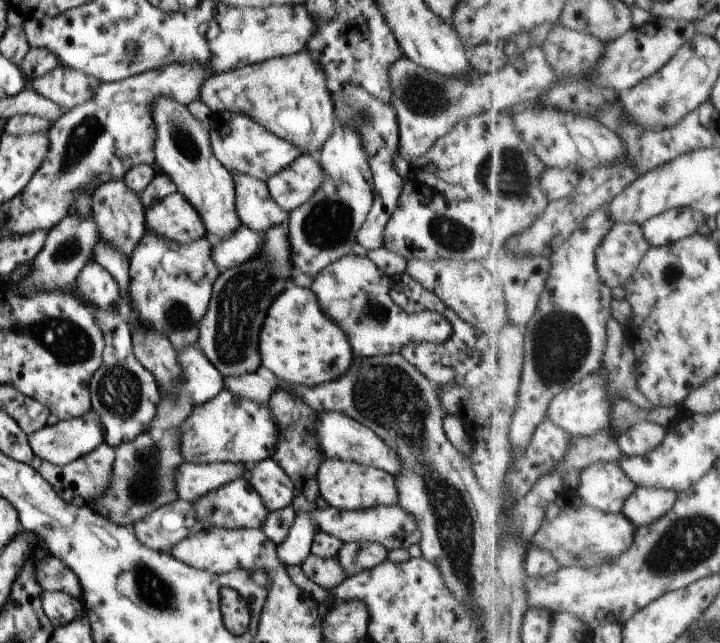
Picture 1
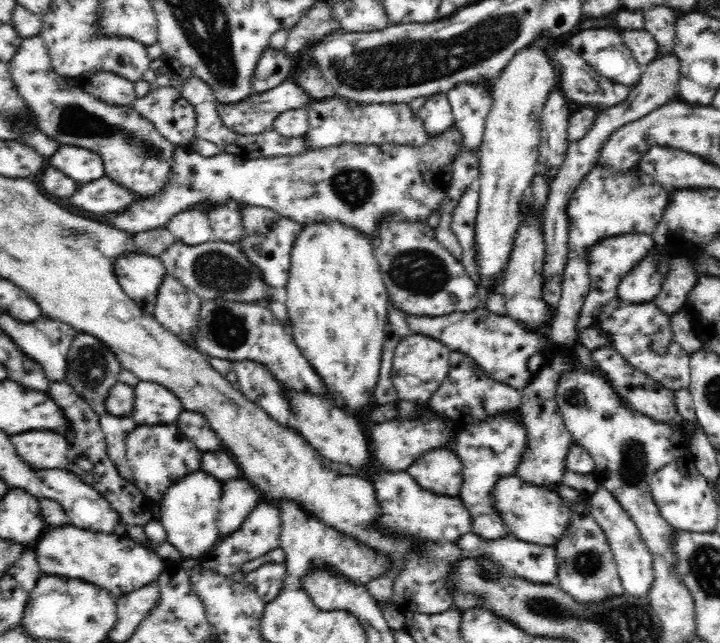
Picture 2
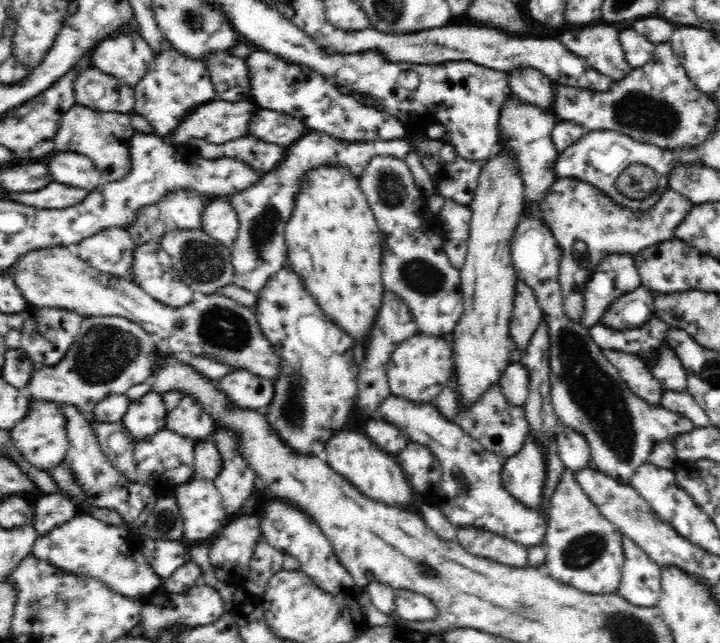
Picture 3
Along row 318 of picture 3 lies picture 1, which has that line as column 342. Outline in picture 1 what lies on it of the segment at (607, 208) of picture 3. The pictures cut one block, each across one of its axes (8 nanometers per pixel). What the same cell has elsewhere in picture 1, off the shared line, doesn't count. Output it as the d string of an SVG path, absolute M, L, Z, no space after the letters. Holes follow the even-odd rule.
M310 553L301 564L304 574L327 590L338 586L345 578L345 572L337 561L337 558L323 559Z

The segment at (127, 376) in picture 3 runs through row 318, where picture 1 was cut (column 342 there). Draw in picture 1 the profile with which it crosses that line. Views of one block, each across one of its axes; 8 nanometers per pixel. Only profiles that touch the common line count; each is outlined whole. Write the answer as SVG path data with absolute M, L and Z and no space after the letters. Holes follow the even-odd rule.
M344 83L338 86L338 90L334 92L330 90L330 92L333 98L336 120L343 127L355 128L355 131L359 134L362 148L365 148L373 172L374 202L357 234L358 244L362 245L367 253L383 246L387 220L396 210L400 193L405 185L405 181L394 164L399 143L397 116L395 108L390 103L382 102L357 84Z

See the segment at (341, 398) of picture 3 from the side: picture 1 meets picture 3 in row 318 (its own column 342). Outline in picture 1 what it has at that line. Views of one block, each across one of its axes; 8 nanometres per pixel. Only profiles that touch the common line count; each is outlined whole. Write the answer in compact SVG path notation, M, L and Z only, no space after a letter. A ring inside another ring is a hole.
M352 252L325 266L320 274L315 276L310 289L316 295L319 307L325 315L345 333L355 357L377 357L400 353L405 344L422 341L443 343L452 335L452 325L445 316L432 311L407 313L400 308L390 298L389 276L385 275L366 254L358 255Z

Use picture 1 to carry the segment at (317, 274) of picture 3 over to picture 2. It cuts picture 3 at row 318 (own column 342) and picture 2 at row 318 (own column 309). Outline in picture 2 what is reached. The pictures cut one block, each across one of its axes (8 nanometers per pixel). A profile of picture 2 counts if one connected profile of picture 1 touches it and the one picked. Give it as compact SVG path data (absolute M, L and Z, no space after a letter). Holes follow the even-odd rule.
M332 220L304 226L294 242L289 280L284 290L289 316L287 327L300 353L313 366L326 390L334 398L344 400L342 404L350 412L360 414L368 410L380 374L386 318L391 306L380 267L374 257L371 238Z

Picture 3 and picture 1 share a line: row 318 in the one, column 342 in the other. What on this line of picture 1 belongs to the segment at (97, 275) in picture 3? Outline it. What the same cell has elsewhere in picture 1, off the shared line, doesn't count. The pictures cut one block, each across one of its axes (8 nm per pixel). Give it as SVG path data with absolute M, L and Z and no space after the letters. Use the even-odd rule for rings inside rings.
M336 121L334 132L330 135L330 138L324 143L324 146L321 148L320 152L317 153L317 158L319 160L322 172L323 172L323 181L322 184L316 189L316 192L312 195L312 198L309 201L306 201L302 204L301 207L295 208L293 211L289 212L289 217L287 218L286 228L289 238L290 245L290 258L291 263L293 264L294 271L302 271L306 276L315 278L320 274L320 271L328 266L330 263L337 261L343 256L349 255L354 252L353 248L358 244L357 234L361 229L361 226L364 224L370 209L372 208L374 202L374 191L373 191L373 172L371 171L365 148L362 148L359 134L354 129L350 127L343 127L338 121Z

